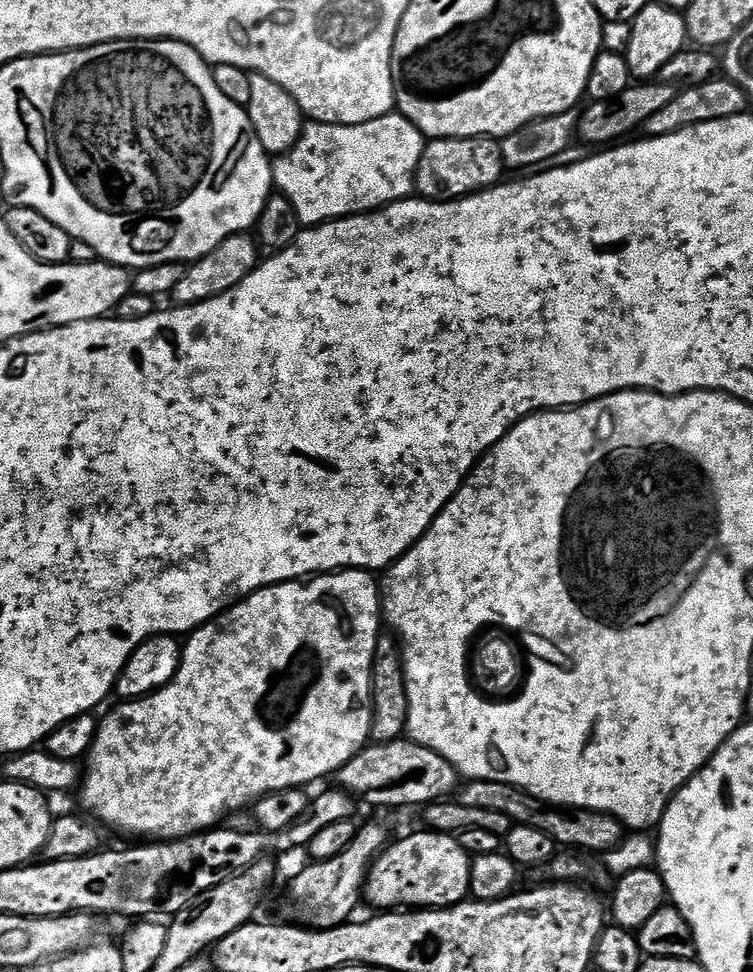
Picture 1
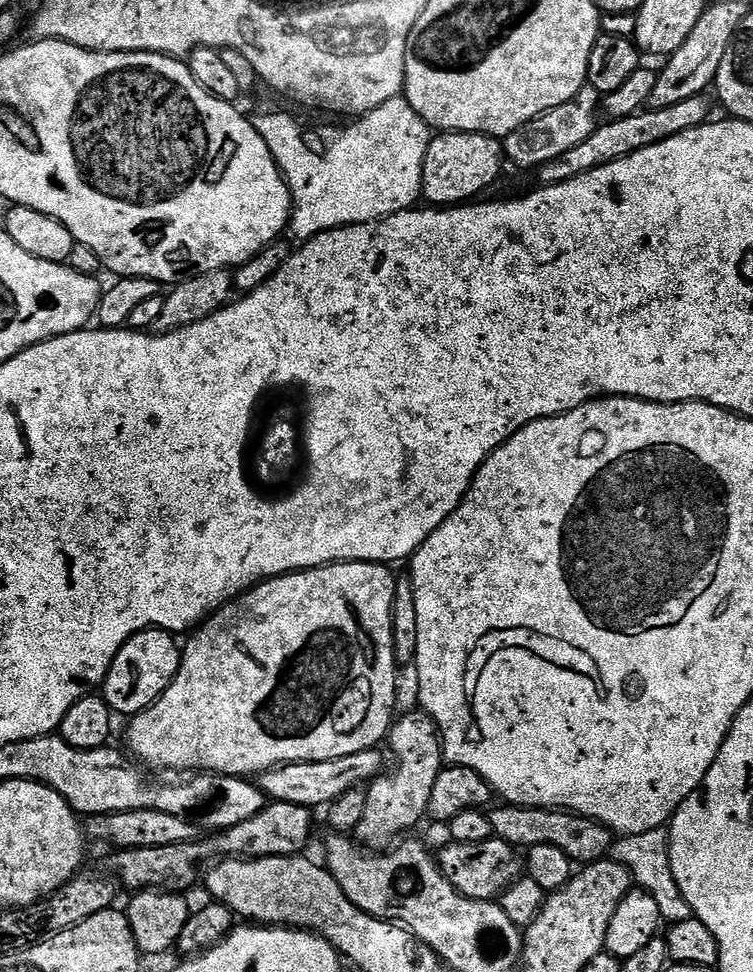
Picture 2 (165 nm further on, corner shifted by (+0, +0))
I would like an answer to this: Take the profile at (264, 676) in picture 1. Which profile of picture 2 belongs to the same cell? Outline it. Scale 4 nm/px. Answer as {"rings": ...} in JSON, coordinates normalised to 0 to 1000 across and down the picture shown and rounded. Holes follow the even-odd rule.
{"rings":[[[453,578],[430,580],[426,584],[405,584],[381,593],[363,593],[331,605],[323,613],[297,622],[291,630],[276,635],[248,655],[239,677],[239,688],[228,704],[193,730],[169,742],[169,773],[193,791],[224,790],[239,796],[288,794],[301,798],[335,800],[373,786],[394,786],[408,782],[442,782],[465,776],[499,770],[514,758],[522,744],[521,731],[526,728],[526,662],[521,651],[521,624],[526,593],[519,583],[493,578]]]}

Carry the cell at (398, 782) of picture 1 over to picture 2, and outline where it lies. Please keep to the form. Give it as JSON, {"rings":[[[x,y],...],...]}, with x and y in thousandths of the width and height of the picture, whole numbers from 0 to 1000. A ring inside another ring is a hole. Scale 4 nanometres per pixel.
{"rings":[[[489,770],[485,774],[465,776],[442,782],[408,782],[394,786],[373,786],[369,790],[359,790],[344,795],[343,808],[352,820],[361,825],[385,825],[390,829],[401,829],[416,833],[429,832],[442,827],[459,813],[487,808],[511,793],[511,775],[499,770]]]}

